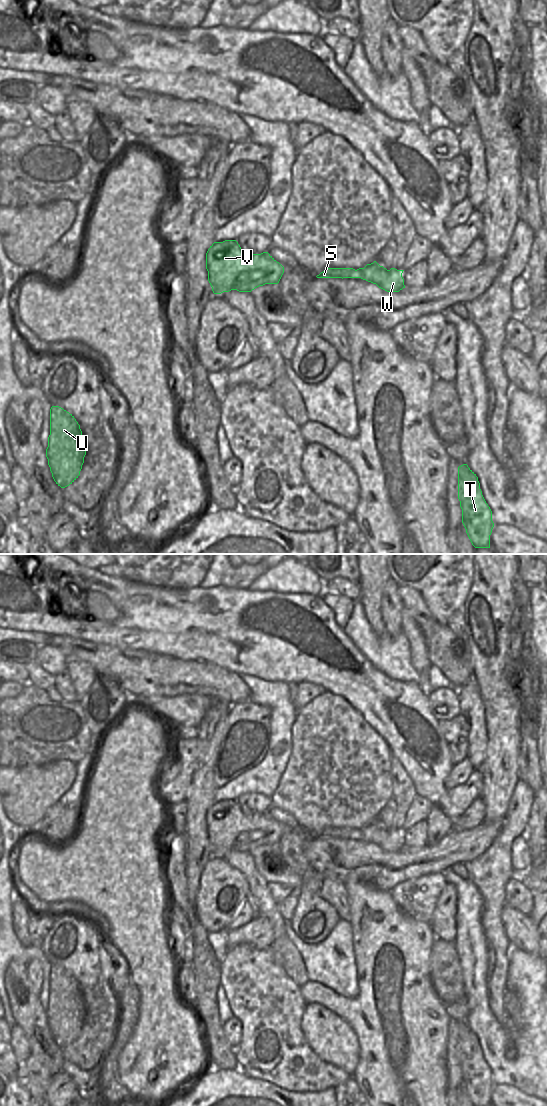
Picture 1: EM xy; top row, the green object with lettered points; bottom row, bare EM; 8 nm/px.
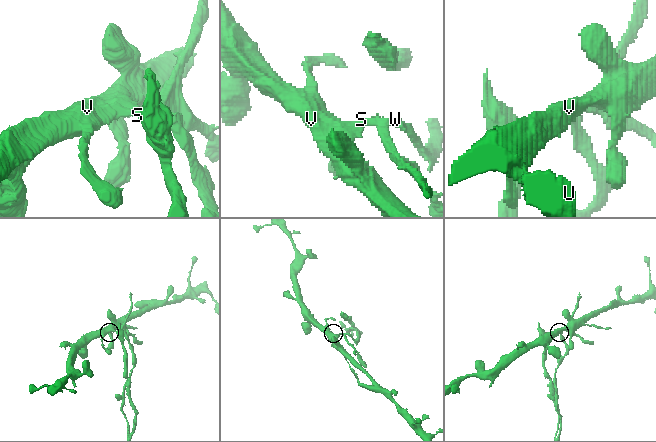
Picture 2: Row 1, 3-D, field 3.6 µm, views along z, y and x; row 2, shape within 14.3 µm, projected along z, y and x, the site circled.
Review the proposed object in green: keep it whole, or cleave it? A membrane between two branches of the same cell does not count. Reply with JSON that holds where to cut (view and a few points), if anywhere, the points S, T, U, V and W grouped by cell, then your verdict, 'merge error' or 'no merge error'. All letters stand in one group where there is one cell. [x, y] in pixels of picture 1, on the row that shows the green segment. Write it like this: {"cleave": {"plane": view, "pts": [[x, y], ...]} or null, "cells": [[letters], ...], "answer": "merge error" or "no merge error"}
{"cleave": {"plane": "xy", "pts": [[389, 270], [382, 275], [382, 279], [376, 284]]}, "cells": [["S", "U", "V"], ["T", "W"]], "answer": "merge error"}

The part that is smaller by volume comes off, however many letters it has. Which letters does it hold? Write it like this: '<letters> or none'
T, W

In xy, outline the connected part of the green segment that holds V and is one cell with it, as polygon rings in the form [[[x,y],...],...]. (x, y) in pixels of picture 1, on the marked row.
[[[236,240],[214,242],[206,253],[206,269],[214,294],[231,290],[251,292],[265,284],[278,284],[284,273],[284,267],[268,252],[245,254]]]

